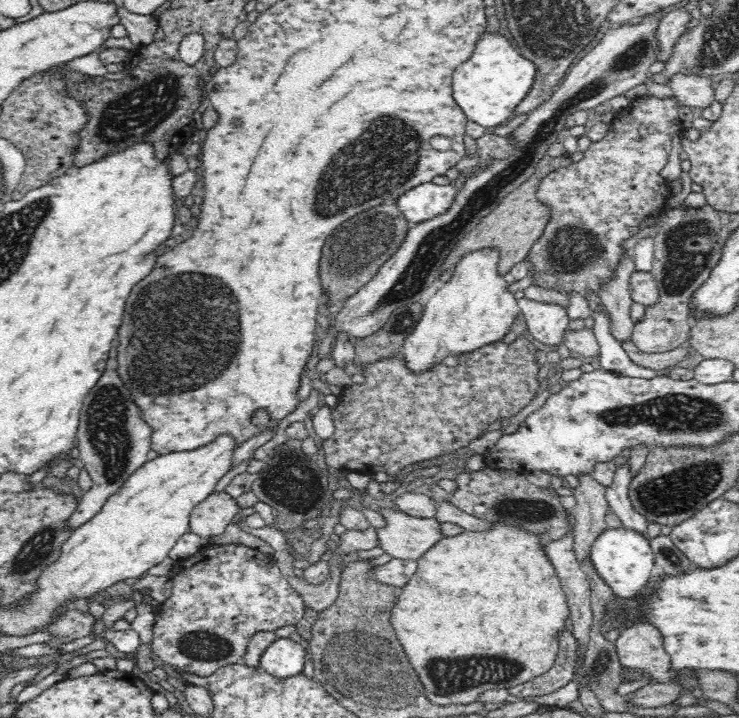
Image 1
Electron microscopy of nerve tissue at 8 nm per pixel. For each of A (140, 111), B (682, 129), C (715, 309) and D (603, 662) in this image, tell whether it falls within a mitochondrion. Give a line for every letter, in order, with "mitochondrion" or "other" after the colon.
A: mitochondrion
B: other
C: other
D: mitochondrion

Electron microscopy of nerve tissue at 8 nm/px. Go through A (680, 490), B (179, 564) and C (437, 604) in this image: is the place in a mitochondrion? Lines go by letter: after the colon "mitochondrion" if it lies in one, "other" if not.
A: mitochondrion
B: other
C: other

